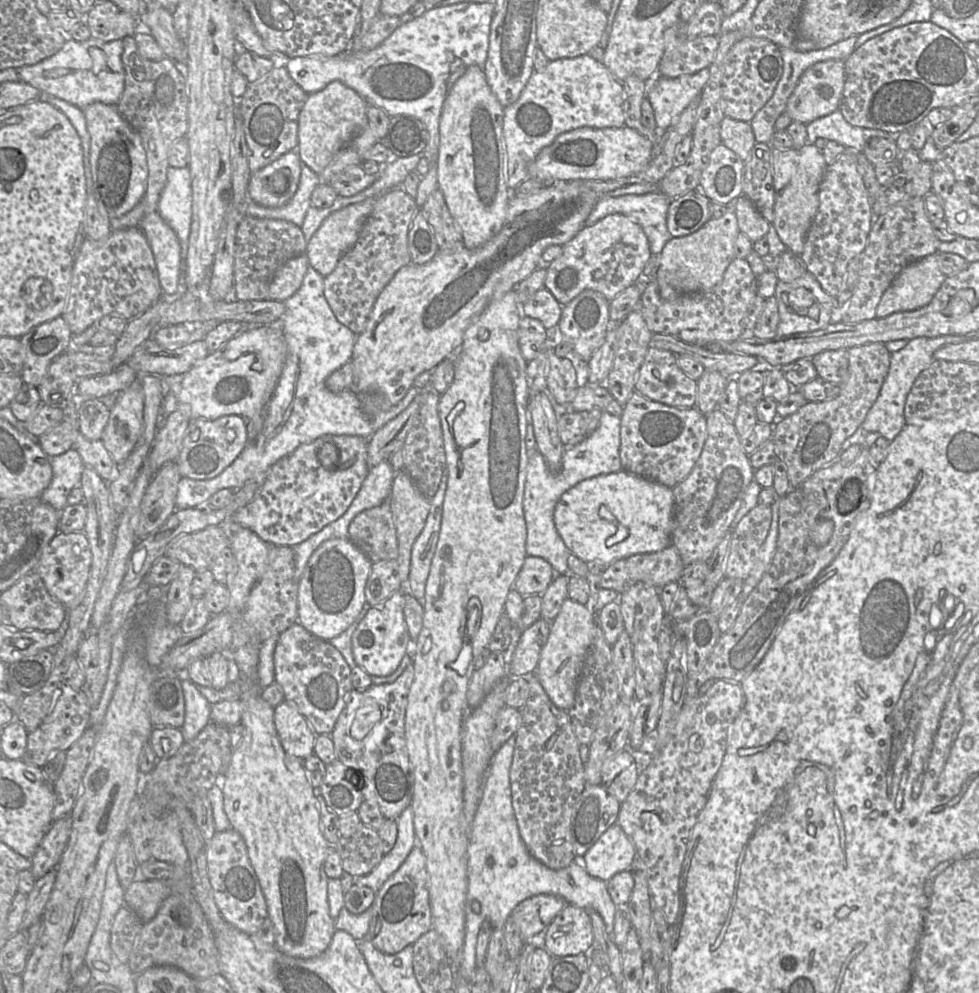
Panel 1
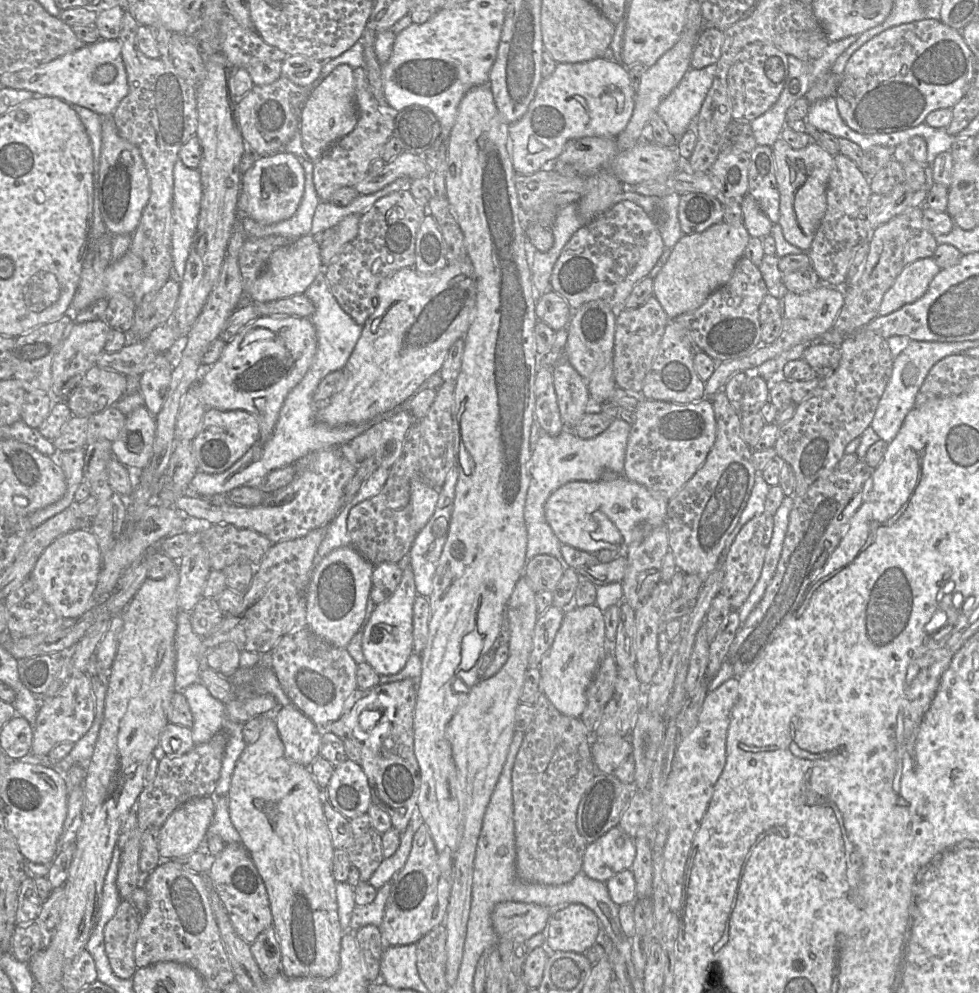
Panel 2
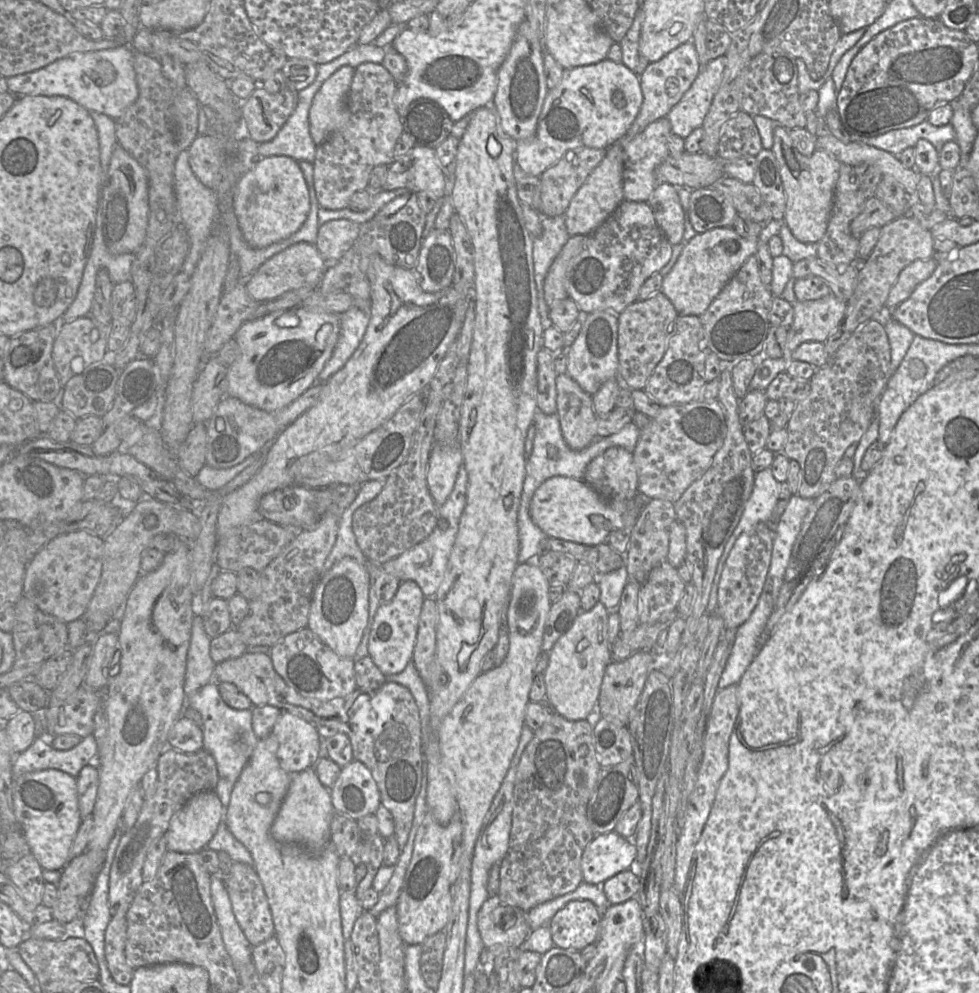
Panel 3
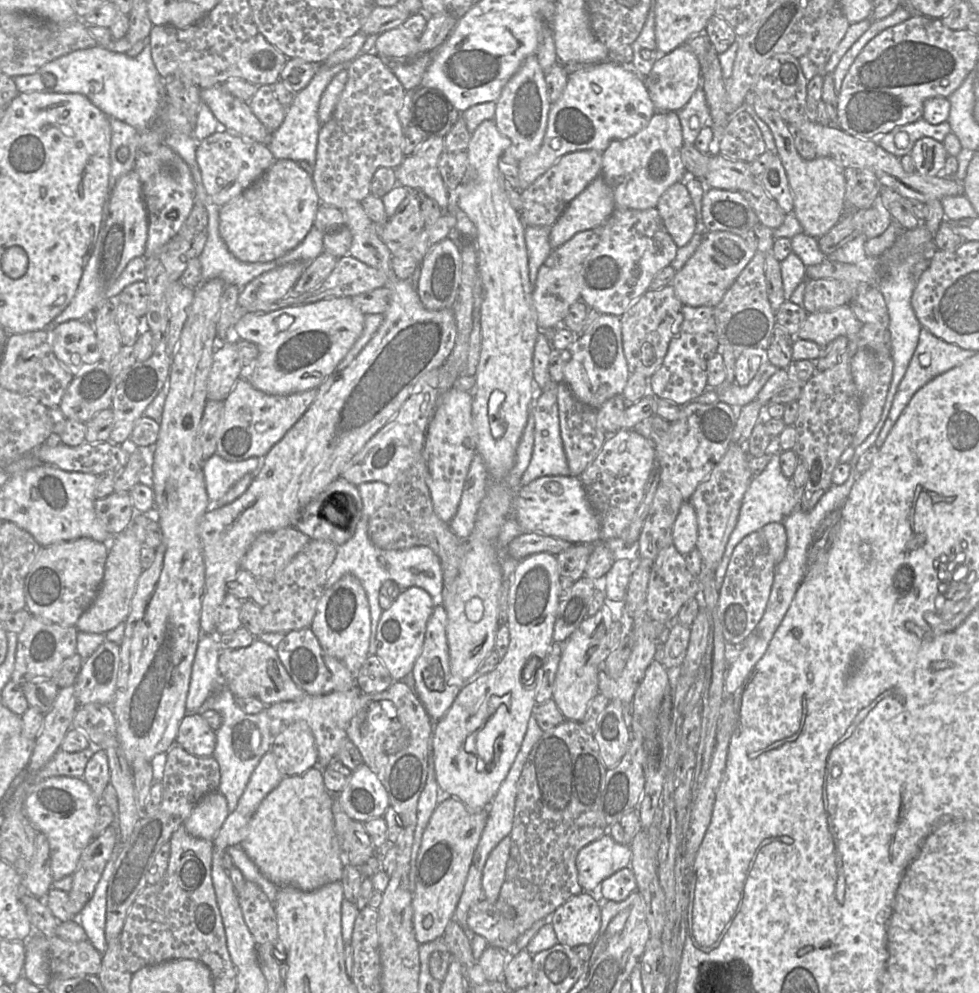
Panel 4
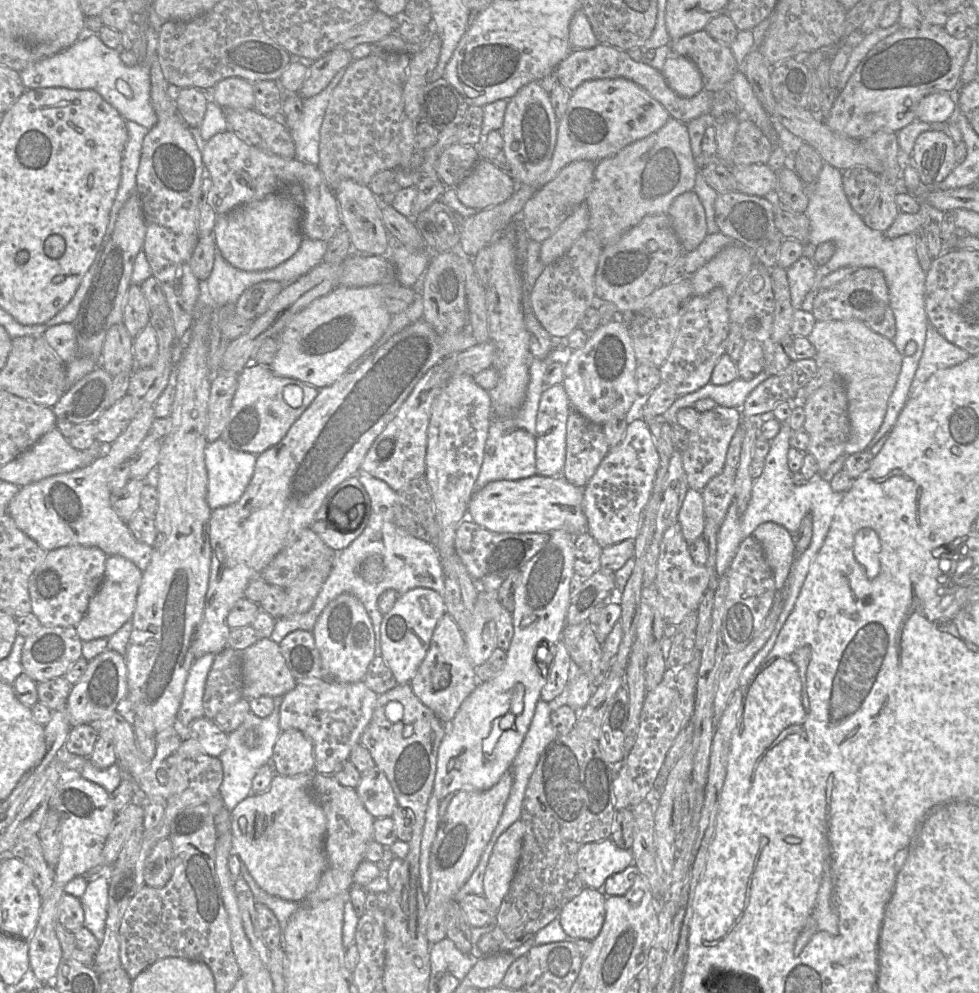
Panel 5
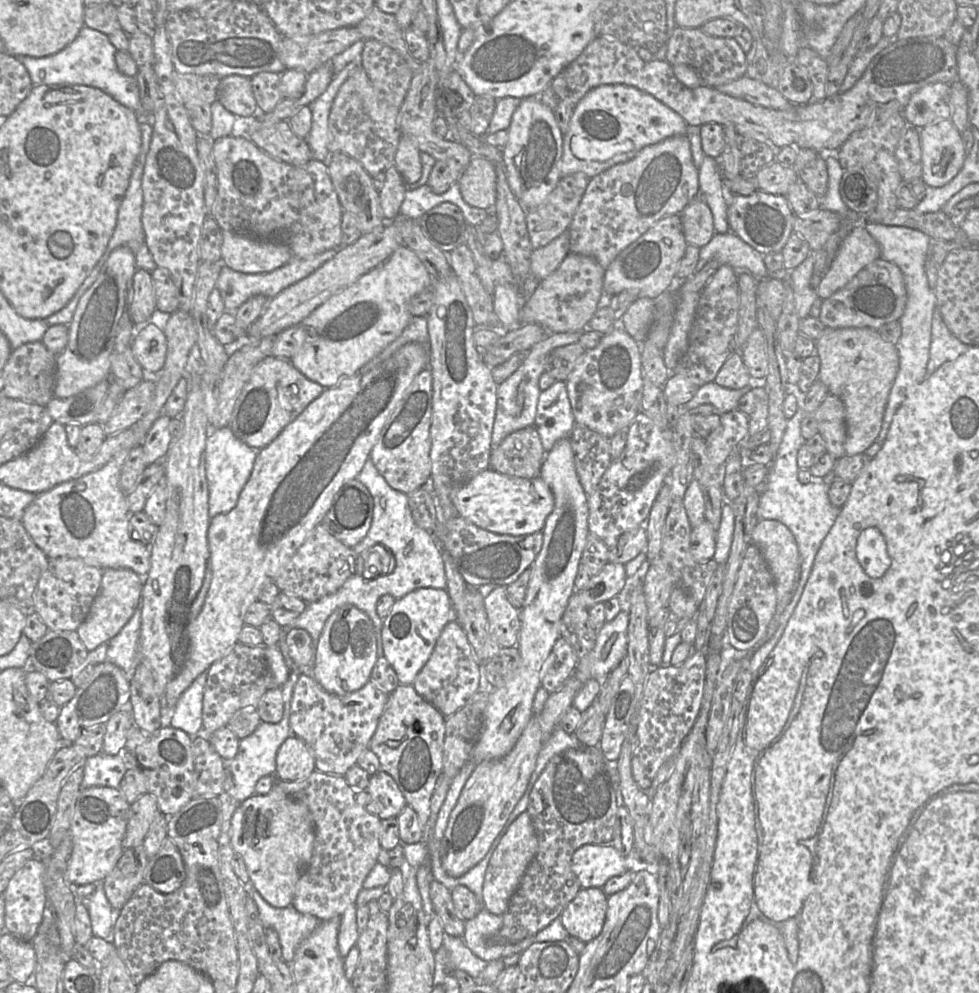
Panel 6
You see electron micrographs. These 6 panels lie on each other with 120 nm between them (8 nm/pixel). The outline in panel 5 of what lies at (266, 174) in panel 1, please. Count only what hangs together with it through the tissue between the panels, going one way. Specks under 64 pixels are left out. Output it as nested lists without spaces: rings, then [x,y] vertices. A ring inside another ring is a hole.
[[[278,191],[267,197],[217,215],[213,236],[217,251],[233,267],[243,271],[274,268],[292,257],[303,239],[301,192]]]

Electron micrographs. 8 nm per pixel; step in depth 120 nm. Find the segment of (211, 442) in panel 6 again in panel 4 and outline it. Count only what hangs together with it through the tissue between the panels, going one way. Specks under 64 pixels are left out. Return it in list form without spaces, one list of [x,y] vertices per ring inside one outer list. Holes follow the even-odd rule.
[[[215,453],[204,461],[202,470],[209,501],[216,501],[223,497],[244,475],[255,474],[260,468],[262,459],[252,457],[233,462]]]

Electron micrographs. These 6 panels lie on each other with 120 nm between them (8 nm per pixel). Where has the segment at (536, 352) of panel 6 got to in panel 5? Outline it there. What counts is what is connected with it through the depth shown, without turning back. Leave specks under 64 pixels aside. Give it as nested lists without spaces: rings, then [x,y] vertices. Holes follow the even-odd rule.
[[[552,349],[550,354],[545,359],[531,358],[529,363],[530,380],[527,387],[526,399],[521,408],[510,418],[497,419],[494,418],[488,432],[486,441],[484,460],[474,486],[474,493],[488,483],[497,480],[520,480],[537,475],[536,470],[536,420],[540,404],[541,394],[546,387],[544,384],[544,376],[549,364],[559,361],[565,365],[569,358],[570,353],[563,354],[562,349]]]

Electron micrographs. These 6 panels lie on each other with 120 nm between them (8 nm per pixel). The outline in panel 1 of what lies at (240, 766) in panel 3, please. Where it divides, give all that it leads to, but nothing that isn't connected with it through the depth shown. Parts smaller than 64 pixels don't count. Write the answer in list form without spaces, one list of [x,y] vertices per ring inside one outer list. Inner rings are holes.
[[[190,679],[181,681],[185,702],[185,718],[181,732],[185,742],[191,741],[197,737],[201,730],[211,721],[210,703],[198,690],[195,683]]]

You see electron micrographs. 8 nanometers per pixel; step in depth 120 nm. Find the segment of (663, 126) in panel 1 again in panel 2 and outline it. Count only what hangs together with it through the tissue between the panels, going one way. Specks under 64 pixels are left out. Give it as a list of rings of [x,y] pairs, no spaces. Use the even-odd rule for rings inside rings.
[[[716,64],[701,69],[689,69],[679,84],[659,104],[657,114],[676,138],[681,138],[692,128],[716,71]]]

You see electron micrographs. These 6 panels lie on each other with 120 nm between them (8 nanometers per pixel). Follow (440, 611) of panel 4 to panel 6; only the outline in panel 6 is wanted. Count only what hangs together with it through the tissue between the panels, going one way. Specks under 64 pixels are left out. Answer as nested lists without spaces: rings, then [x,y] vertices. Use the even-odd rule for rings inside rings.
[[[449,621],[437,639],[429,660],[417,674],[412,686],[421,697],[447,718],[462,708],[483,685],[485,685],[483,664],[476,659],[466,633],[458,621]]]

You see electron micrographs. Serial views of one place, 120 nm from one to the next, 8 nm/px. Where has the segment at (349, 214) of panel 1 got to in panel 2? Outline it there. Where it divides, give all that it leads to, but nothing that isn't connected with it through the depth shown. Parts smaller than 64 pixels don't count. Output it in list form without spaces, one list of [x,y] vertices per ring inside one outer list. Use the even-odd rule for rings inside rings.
[[[357,214],[348,215],[336,226],[318,235],[322,236],[320,255],[324,266],[328,265],[345,245],[356,238],[360,216]]]

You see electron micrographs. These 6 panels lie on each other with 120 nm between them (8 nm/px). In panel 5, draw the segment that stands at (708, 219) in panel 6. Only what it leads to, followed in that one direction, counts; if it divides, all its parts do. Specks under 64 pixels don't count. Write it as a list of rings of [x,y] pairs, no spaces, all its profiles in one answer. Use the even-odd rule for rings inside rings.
[[[694,191],[677,196],[667,215],[684,252],[694,251],[708,235],[705,209]]]

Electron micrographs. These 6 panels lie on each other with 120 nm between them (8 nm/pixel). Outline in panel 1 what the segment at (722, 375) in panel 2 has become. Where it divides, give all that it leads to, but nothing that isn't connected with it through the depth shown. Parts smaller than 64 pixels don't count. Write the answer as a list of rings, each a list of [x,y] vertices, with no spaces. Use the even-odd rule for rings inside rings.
[[[806,272],[790,283],[778,281],[774,297],[778,303],[780,318],[777,337],[787,337],[797,333],[824,329],[831,323],[834,312],[838,313],[836,298],[826,293],[810,272]]]

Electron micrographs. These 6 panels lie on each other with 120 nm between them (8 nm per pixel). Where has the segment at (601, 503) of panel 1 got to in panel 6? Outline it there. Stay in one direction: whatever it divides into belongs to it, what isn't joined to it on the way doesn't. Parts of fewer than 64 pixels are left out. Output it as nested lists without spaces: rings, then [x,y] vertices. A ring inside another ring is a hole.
[[[485,469],[467,484],[454,490],[451,500],[460,517],[479,528],[512,536],[542,532],[547,517],[554,509],[554,495],[541,477],[518,478]]]

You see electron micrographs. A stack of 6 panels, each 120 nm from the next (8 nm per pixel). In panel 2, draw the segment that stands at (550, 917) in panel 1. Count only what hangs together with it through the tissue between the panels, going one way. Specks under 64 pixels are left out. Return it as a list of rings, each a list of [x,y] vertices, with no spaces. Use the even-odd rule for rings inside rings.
[[[507,901],[495,906],[491,919],[499,939],[528,940],[547,927],[550,916],[551,911],[541,905]]]

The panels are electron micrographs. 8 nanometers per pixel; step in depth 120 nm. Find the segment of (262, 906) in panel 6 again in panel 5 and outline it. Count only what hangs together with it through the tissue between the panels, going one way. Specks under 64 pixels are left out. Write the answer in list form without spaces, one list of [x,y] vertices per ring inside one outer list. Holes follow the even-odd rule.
[[[241,861],[241,876],[247,882],[248,886],[250,887],[255,901],[258,903],[262,903],[266,905],[269,909],[273,911],[276,918],[279,921],[280,928],[282,933],[284,932],[289,918],[291,915],[300,907],[301,903],[286,901],[276,896],[272,896],[262,890],[253,877],[250,875],[247,867]]]

